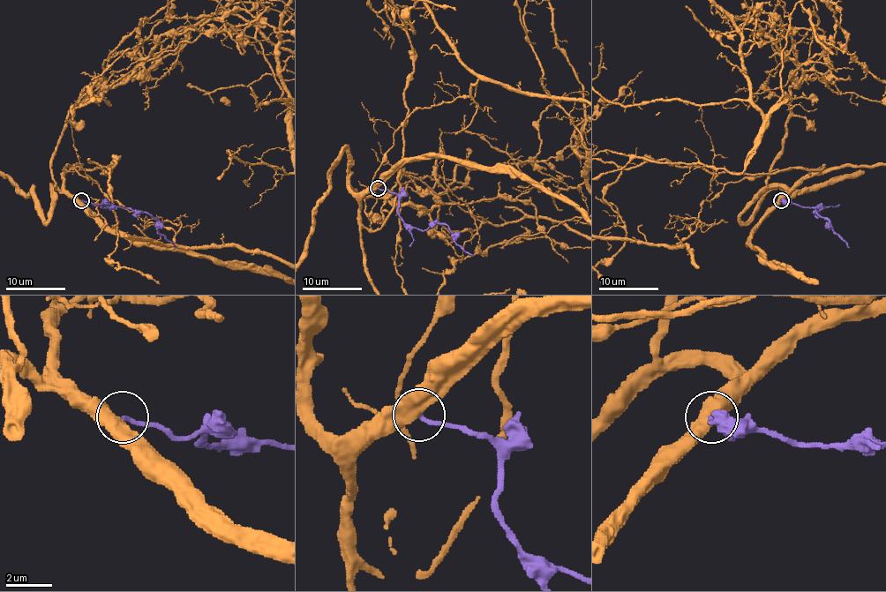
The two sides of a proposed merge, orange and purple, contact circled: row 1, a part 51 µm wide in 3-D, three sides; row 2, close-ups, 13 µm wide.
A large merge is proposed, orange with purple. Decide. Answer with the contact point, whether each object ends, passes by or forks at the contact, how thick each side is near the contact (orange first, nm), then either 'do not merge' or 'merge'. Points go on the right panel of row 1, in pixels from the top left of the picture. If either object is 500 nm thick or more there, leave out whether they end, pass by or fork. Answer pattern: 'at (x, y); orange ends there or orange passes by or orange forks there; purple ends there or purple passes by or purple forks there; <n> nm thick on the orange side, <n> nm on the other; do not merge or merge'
at (781, 200); 500 nm thick on the orange side, 170 nm on the other; do not merge

